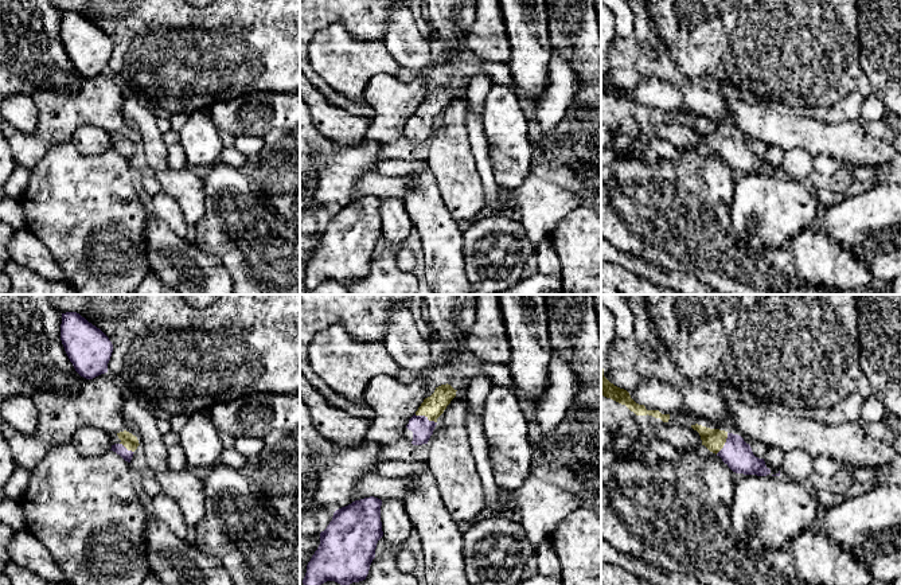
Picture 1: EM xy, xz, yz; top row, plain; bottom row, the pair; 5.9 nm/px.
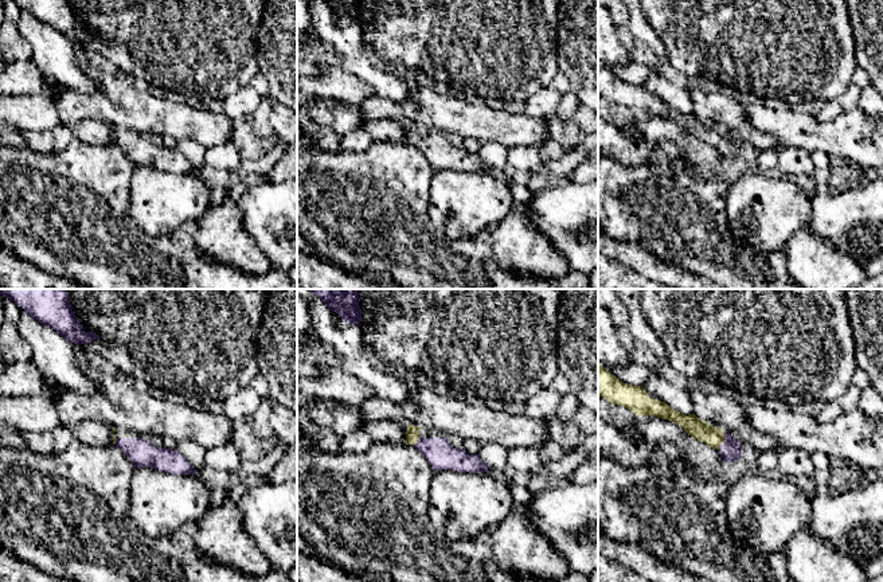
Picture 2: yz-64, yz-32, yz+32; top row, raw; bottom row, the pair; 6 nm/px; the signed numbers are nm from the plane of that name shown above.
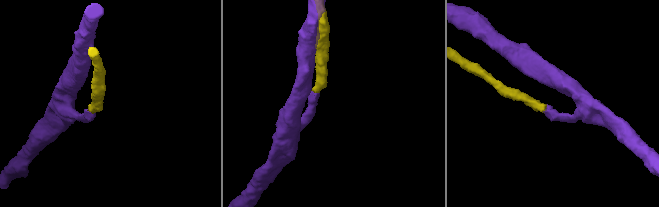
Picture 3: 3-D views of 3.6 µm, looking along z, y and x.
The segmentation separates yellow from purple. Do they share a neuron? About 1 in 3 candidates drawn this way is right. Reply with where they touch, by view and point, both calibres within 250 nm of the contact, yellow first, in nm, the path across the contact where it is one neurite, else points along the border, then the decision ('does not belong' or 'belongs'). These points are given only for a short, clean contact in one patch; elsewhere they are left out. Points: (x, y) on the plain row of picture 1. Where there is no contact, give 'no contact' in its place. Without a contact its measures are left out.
xz (425, 114) | 140/120 nm | across xz (433, 105), (425, 114), (420, 124) | belongs

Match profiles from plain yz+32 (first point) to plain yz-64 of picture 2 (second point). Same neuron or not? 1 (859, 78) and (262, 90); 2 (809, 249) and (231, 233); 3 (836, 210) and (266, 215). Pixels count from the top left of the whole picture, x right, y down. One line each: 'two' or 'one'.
1: one
2: one
3: one

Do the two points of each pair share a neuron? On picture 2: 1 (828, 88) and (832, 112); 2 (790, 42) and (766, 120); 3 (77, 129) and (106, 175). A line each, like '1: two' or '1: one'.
1: two
2: two
3: two

